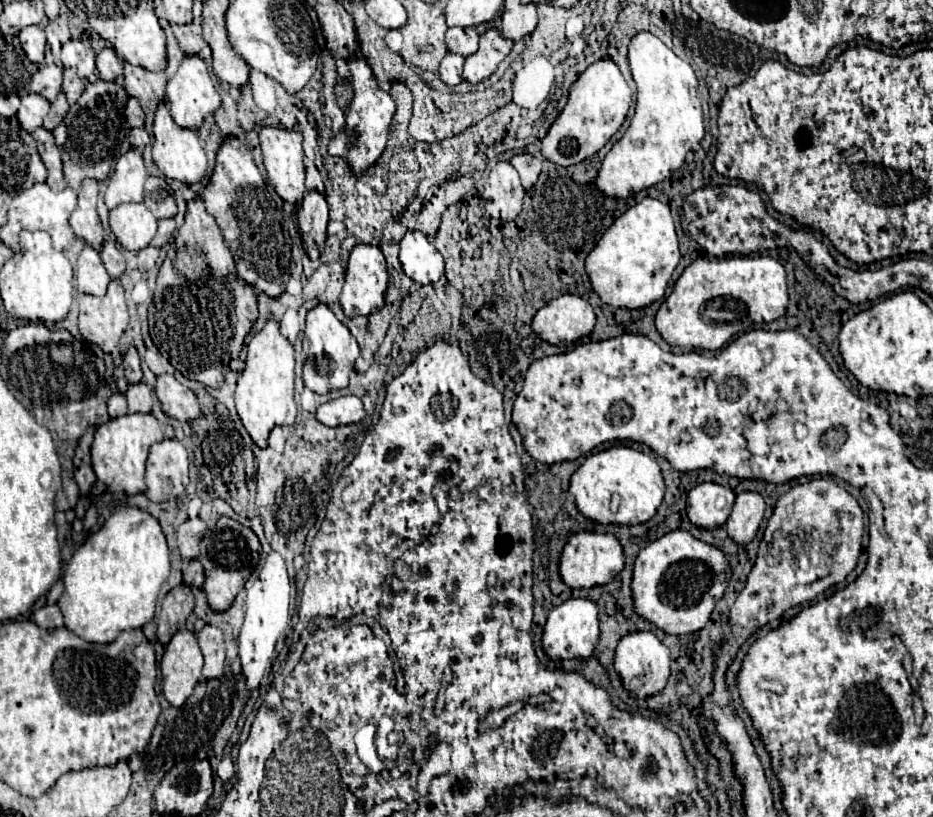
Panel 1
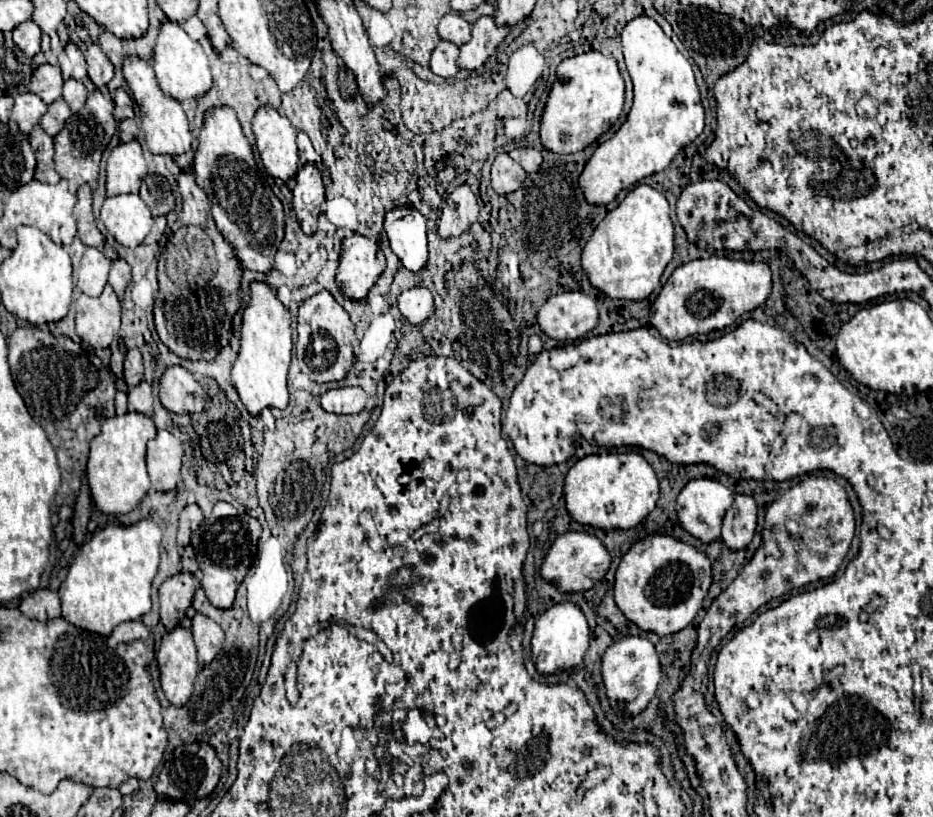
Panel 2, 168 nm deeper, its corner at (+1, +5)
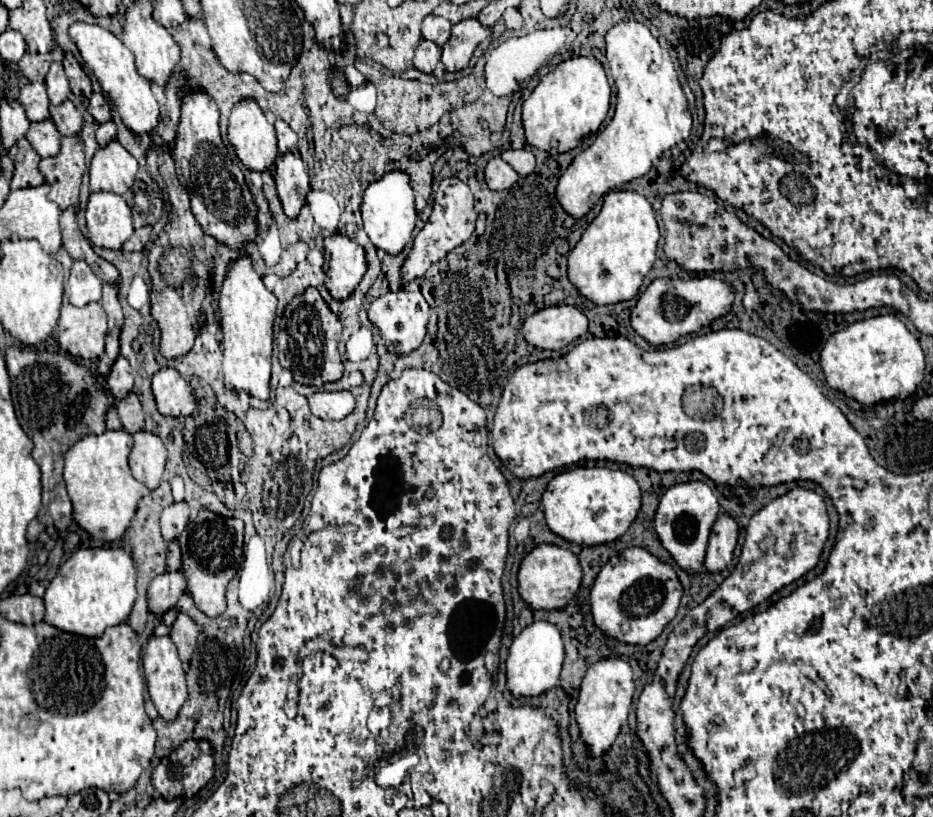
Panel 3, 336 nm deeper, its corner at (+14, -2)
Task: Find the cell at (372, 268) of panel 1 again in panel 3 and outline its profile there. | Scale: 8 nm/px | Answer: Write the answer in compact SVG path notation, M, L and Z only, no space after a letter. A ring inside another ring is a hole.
M332 234L324 240L324 250L330 252L326 270L326 288L332 298L346 300L366 272L364 248L348 236Z

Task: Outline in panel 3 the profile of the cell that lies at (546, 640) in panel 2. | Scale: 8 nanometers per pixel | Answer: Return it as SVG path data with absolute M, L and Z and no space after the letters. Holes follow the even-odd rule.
M532 622L512 642L506 658L506 682L514 698L532 698L558 684L560 668L564 660L564 642L556 626L548 622Z

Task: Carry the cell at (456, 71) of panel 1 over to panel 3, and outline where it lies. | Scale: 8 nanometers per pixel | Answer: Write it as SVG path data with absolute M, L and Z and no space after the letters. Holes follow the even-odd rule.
M424 40L418 44L416 48L416 56L414 56L414 66L420 70L420 72L426 72L426 74L432 74L434 72L434 66L440 62L440 48L430 42L430 40Z

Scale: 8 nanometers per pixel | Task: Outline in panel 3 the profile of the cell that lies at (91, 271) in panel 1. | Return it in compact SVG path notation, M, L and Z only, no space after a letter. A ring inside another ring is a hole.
M76 260L70 270L70 278L66 282L64 294L68 302L74 306L100 302L102 280L90 270L90 266L84 260Z

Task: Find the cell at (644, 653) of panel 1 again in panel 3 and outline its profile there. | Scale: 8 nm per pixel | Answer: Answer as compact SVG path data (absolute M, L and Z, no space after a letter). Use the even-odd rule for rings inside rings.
M606 658L592 664L582 680L578 702L574 706L574 718L580 730L580 740L586 744L592 758L600 758L614 744L620 726L626 722L634 696L634 676L626 658Z

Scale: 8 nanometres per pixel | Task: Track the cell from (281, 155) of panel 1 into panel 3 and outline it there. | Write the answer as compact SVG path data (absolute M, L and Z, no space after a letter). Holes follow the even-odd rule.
M240 100L230 114L228 140L234 146L236 156L250 170L270 170L276 162L276 132L266 120L260 106L252 100Z

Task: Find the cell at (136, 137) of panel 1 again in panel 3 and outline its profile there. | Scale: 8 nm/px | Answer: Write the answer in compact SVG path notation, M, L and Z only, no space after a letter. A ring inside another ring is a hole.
M108 120L108 122L104 122L104 124L100 124L98 126L98 130L96 130L96 142L104 148L110 140L114 140L116 138L116 124L112 122L112 120Z

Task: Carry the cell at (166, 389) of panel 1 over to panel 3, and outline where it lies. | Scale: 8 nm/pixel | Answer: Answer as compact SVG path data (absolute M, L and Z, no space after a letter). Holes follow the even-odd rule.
M162 368L152 378L152 390L156 396L158 412L162 416L190 416L196 408L192 386L174 368Z

